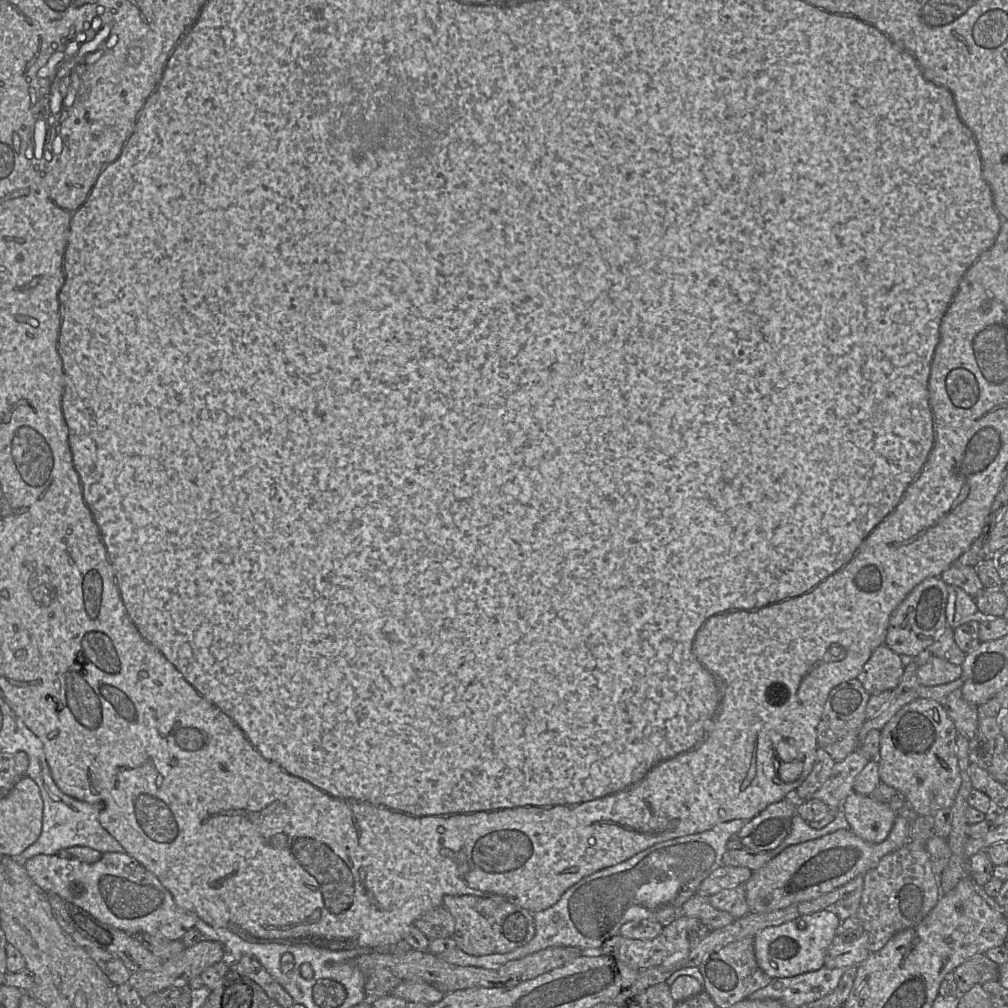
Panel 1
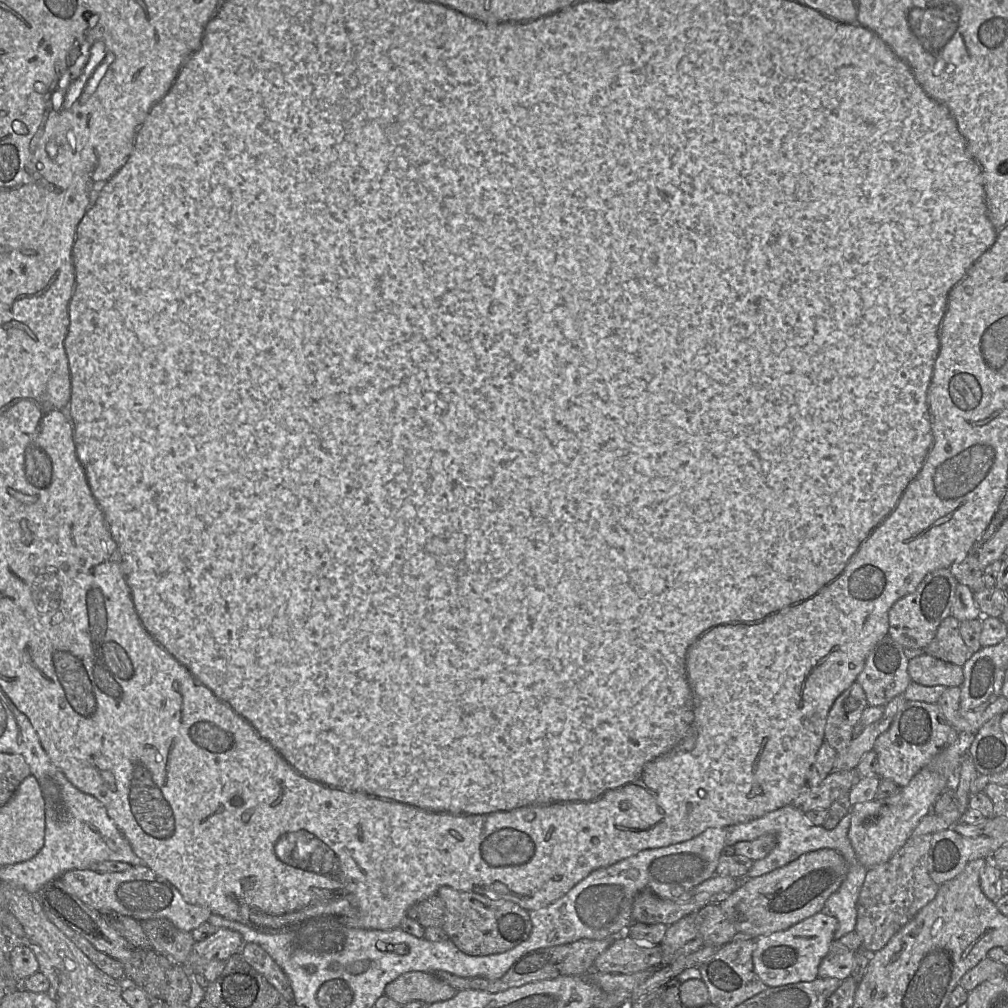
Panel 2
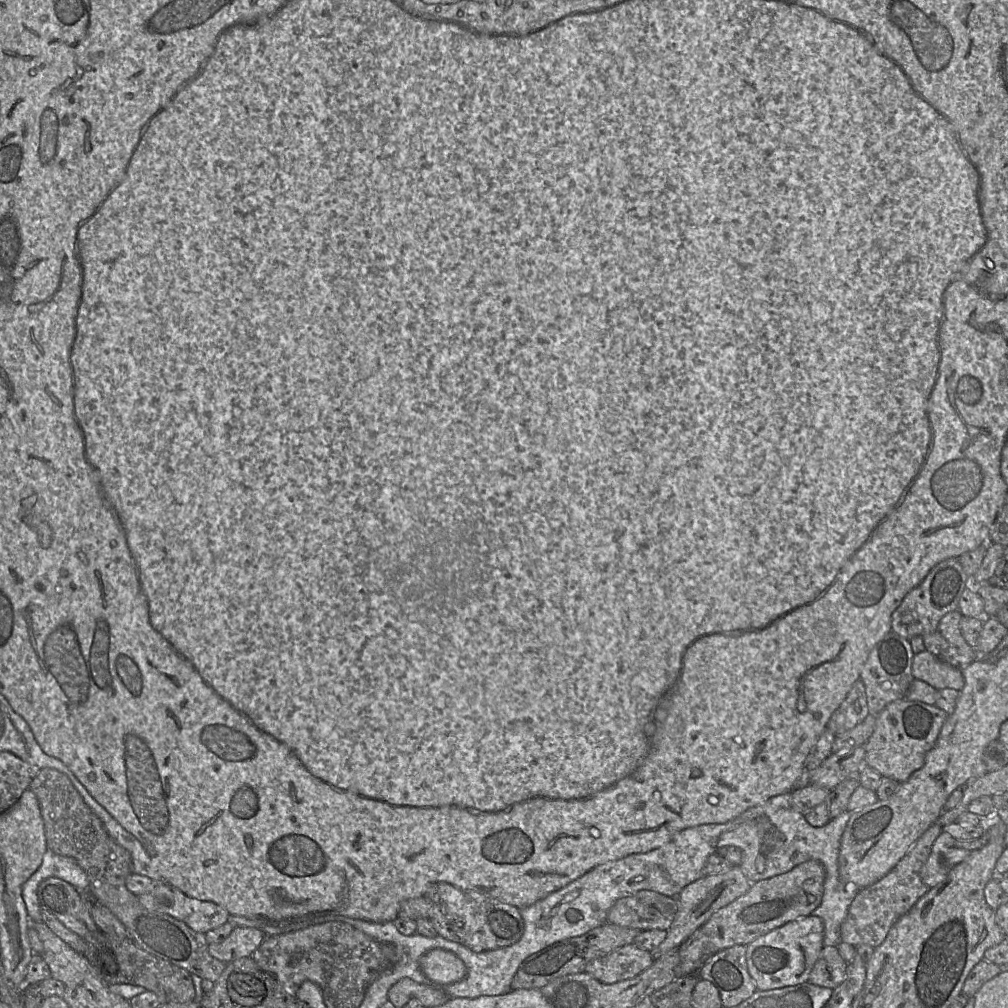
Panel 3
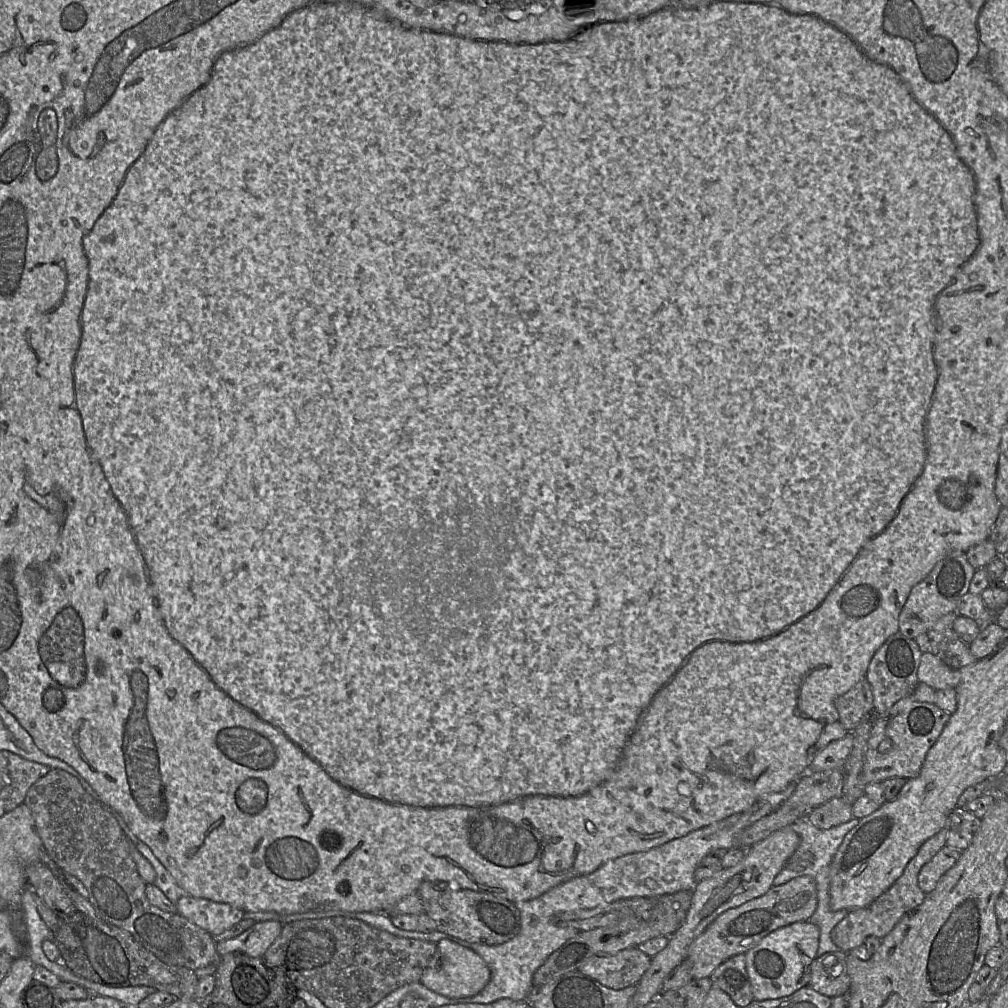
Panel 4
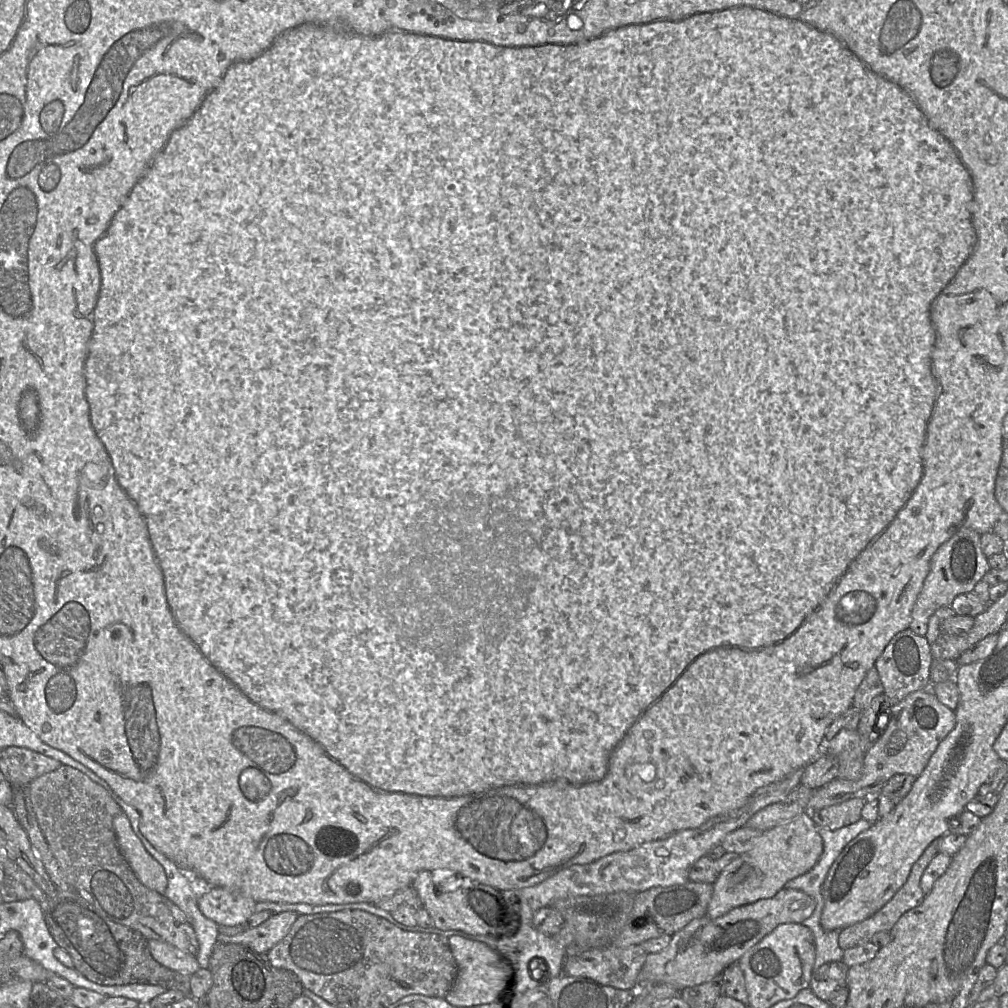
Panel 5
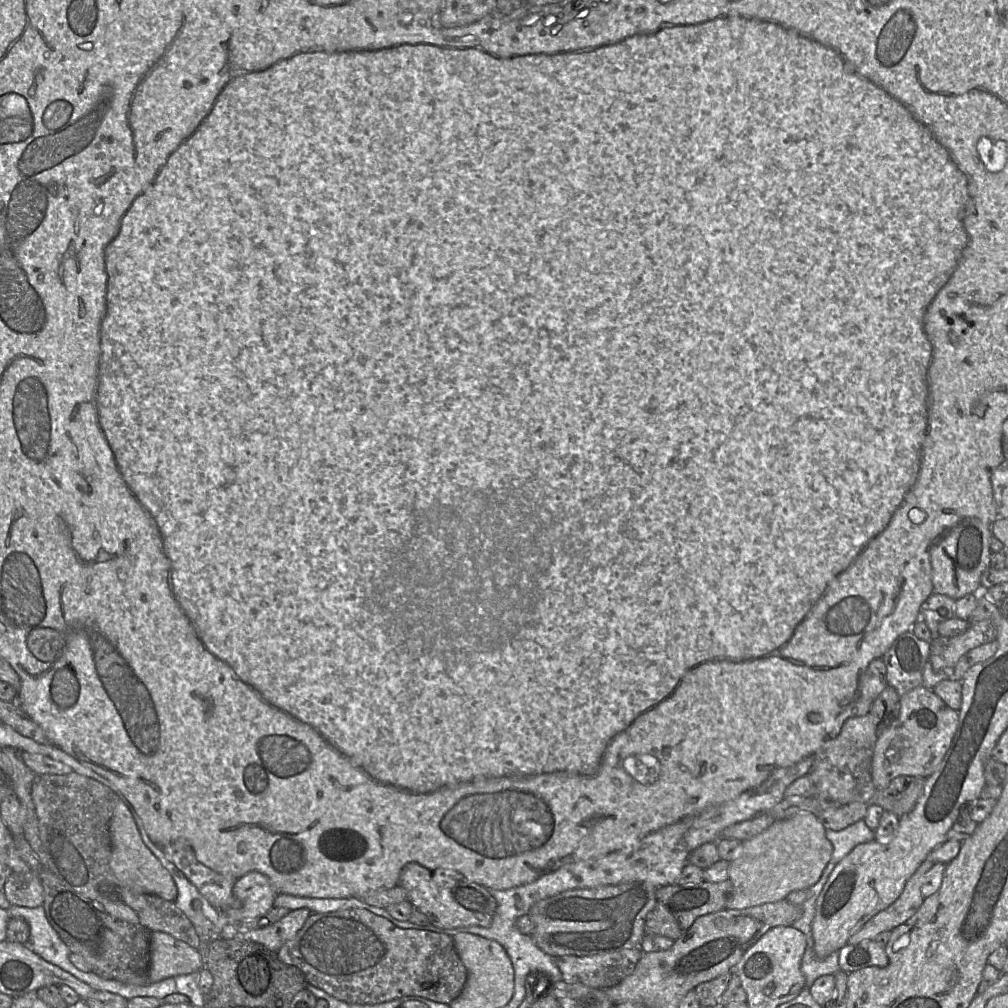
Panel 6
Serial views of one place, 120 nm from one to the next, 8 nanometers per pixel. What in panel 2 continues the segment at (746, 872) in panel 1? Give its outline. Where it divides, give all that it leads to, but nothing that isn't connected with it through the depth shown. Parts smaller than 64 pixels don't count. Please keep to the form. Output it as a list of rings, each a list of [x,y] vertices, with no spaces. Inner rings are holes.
[[[642,891],[633,901],[632,923],[670,926],[685,916],[696,914],[701,908],[718,899],[720,898],[702,892],[671,900],[660,898],[650,891]]]

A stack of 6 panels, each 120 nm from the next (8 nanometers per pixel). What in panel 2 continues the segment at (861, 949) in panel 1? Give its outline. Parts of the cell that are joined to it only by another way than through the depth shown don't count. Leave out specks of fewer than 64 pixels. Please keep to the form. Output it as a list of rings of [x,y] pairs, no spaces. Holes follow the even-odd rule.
[[[834,940],[829,952],[822,959],[818,968],[818,977],[844,980],[855,967],[857,952],[849,950],[840,940]]]

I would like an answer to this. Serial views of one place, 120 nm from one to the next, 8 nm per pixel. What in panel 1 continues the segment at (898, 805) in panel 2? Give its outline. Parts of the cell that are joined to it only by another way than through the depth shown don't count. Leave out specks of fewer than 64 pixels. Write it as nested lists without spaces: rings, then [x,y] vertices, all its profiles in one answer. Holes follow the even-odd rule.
[[[852,792],[841,806],[852,832],[863,840],[878,844],[890,834],[897,815],[887,804]]]

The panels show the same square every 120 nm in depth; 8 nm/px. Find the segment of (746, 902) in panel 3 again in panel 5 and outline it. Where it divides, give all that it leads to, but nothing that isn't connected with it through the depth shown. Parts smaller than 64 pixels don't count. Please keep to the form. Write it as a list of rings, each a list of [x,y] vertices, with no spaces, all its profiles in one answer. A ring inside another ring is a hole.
[[[782,888],[775,896],[760,899],[751,904],[738,906],[717,918],[709,918],[706,915],[694,919],[683,929],[672,935],[670,944],[658,953],[648,954],[643,968],[639,974],[639,986],[669,984],[681,991],[687,987],[693,987],[711,980],[729,965],[738,962],[739,959],[755,944],[762,940],[778,925],[784,923],[802,923],[814,911],[815,900],[803,891]]]

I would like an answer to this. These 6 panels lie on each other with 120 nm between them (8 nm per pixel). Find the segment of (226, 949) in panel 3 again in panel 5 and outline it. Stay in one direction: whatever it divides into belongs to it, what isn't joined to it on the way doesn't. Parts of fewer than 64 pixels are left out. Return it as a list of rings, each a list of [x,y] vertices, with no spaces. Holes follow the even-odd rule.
[[[292,911],[273,914],[261,925],[234,936],[219,934],[218,943],[244,945],[267,954],[290,931],[299,915]]]

